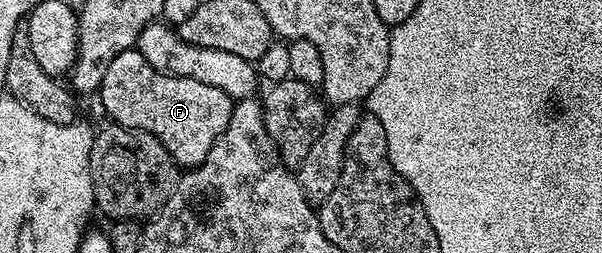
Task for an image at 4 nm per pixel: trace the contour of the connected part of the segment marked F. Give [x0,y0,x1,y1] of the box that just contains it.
[98,50,234,170]

